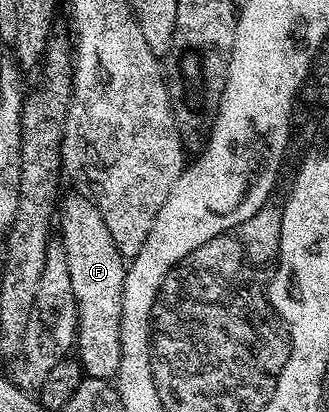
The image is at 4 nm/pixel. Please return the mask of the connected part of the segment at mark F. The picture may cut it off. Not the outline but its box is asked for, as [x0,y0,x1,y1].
[59,193,126,381]

